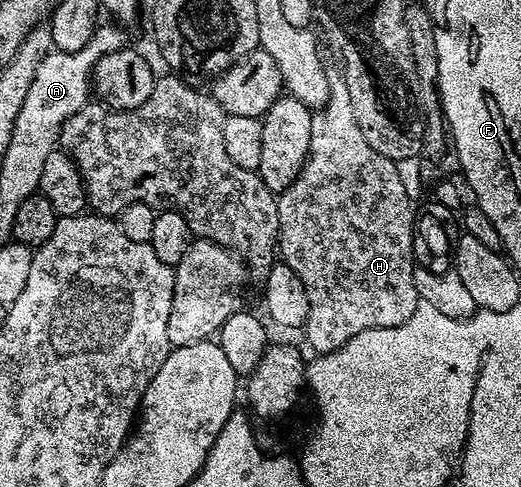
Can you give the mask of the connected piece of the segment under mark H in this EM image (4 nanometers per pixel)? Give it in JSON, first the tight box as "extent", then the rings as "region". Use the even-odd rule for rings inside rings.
{"extent":[276,71,421,354],"region":[[[329,71],[328,86],[328,101],[310,122],[308,160],[298,178],[285,192],[279,193],[276,201],[280,223],[278,256],[294,270],[294,274],[298,274],[298,278],[302,278],[306,302],[310,302],[310,314],[302,335],[316,354],[338,350],[350,342],[354,334],[362,334],[362,330],[398,326],[406,322],[421,303],[414,286],[417,265],[412,255],[412,227],[416,213],[414,203],[408,197],[408,188],[396,169],[399,168],[397,161],[378,154],[378,150],[362,138],[358,118],[354,118],[354,106],[350,106],[350,90],[346,90],[346,82],[339,71]]]}

